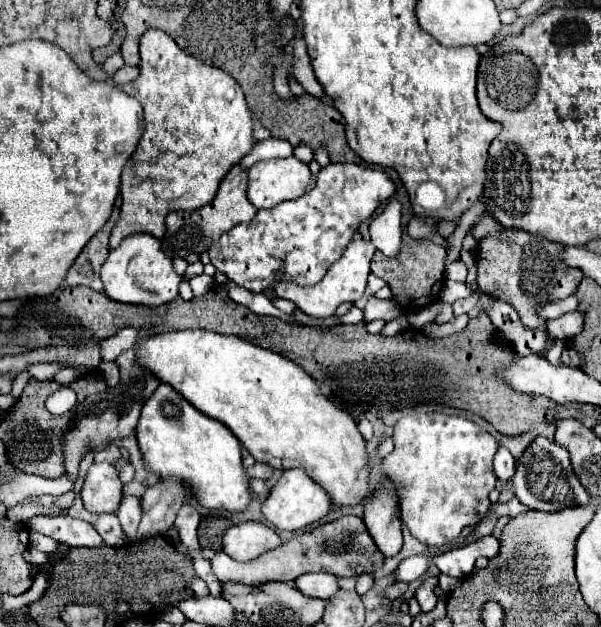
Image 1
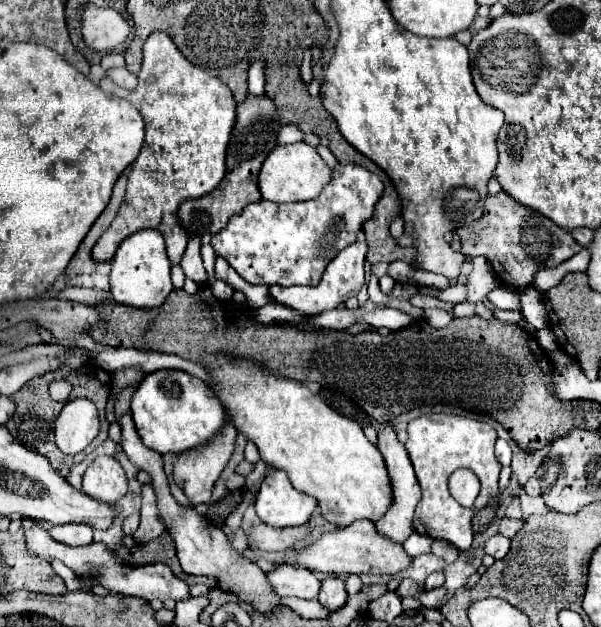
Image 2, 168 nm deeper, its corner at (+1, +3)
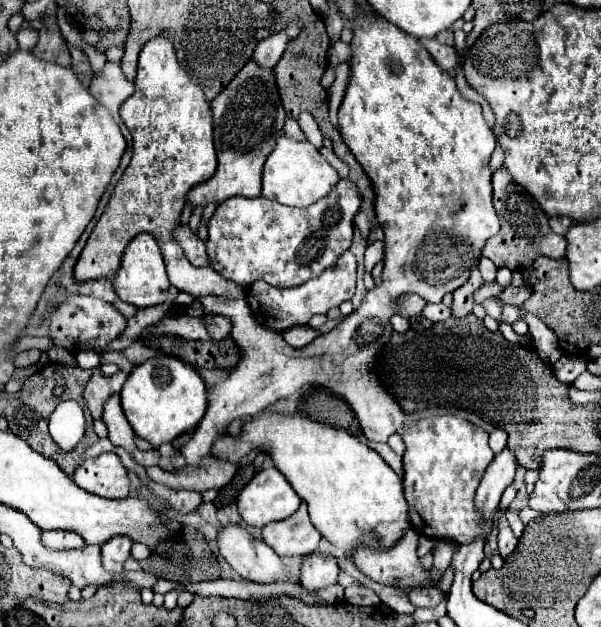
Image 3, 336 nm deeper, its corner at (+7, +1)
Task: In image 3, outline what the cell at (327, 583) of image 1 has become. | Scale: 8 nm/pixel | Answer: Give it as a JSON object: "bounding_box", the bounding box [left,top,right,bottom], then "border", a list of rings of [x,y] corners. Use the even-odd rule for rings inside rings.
{"bounding_box":[218,524,290,584],"border":[[[228,524],[218,532],[218,550],[222,554],[222,558],[244,578],[244,580],[252,580],[258,584],[270,584],[270,582],[288,582],[290,578],[290,570],[280,562],[280,558],[276,556],[276,552],[264,544],[262,540],[256,540],[246,528],[240,528],[238,524]]]}

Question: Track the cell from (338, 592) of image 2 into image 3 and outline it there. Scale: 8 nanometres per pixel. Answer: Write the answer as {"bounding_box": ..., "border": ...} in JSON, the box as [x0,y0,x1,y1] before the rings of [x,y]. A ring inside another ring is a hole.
{"bounding_box":[300,552,338,590],"border":[[[328,552],[306,554],[300,568],[300,582],[310,590],[320,590],[324,586],[338,582],[338,562]]]}

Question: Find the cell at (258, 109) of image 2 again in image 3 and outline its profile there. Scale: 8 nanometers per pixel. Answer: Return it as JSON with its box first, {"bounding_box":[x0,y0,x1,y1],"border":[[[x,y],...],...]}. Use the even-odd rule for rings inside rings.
{"bounding_box":[186,60,284,206],"border":[[[254,60],[246,62],[244,68],[232,82],[210,102],[214,118],[214,146],[218,154],[218,168],[214,176],[194,186],[186,200],[192,206],[208,204],[212,200],[228,200],[232,196],[254,198],[262,190],[262,166],[274,148],[276,136],[284,128],[284,106],[276,88],[276,80],[270,68],[260,68]]]}

